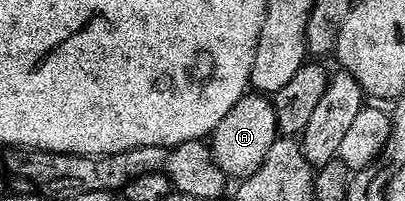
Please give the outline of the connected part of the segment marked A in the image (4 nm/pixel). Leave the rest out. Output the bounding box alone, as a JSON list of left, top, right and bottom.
[207,91,278,179]

